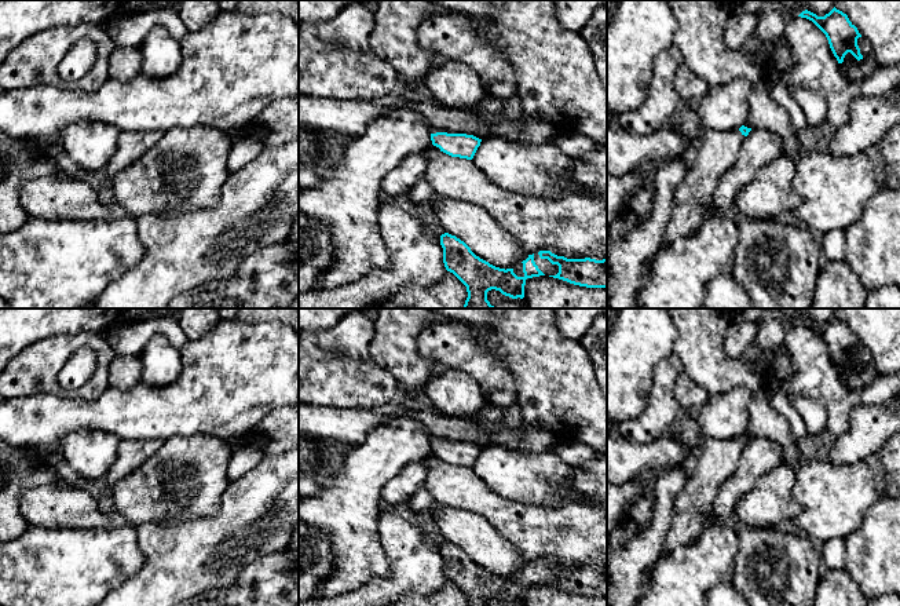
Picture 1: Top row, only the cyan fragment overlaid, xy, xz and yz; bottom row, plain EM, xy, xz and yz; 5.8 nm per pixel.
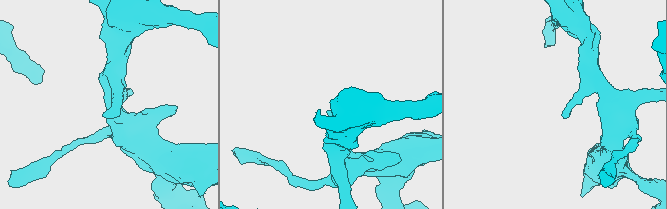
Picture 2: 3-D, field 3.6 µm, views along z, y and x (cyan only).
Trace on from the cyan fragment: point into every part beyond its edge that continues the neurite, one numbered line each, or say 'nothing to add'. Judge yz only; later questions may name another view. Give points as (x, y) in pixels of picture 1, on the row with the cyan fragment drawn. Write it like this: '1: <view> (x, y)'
1: yz (719, 150)

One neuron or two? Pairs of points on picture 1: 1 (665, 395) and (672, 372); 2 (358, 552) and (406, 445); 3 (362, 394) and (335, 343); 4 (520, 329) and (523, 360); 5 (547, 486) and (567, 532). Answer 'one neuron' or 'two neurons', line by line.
1: one neuron
2: one neuron
3: one neuron
4: one neuron
5: two neurons

